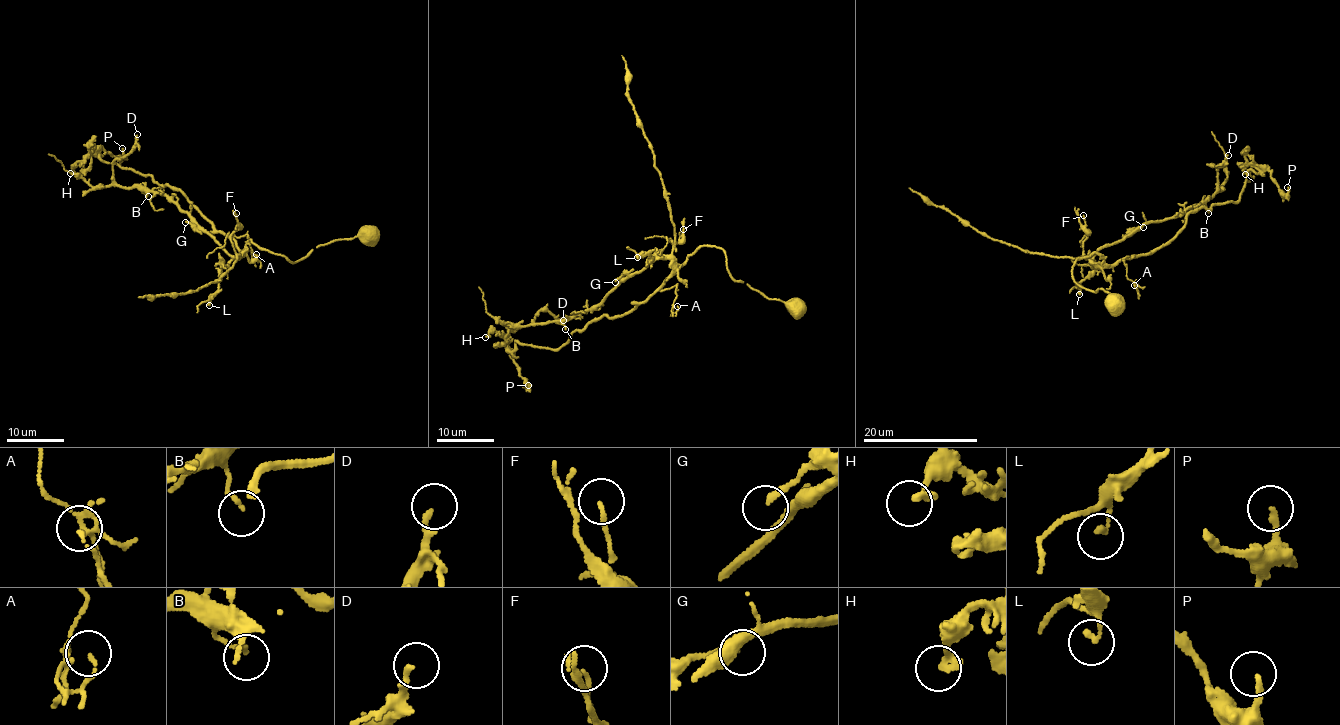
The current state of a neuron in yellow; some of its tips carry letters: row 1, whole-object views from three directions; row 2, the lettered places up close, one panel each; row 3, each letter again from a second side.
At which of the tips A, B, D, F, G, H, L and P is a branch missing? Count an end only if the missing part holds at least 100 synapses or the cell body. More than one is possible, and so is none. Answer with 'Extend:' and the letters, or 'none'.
Extend: none

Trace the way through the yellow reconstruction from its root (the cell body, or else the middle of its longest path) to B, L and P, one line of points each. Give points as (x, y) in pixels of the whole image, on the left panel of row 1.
B: (369, 234), (318, 245), (292, 263), (252, 240), (240, 254), (228, 255), (175, 203), (143, 191), (148, 196)
L: (369, 234), (318, 245), (292, 263), (284, 256), (262, 250), (252, 240), (221, 269), (218, 292), (209, 305)
P: (369, 234), (318, 245), (292, 263), (252, 240), (241, 250), (181, 191), (97, 153), (118, 157), (122, 148)

